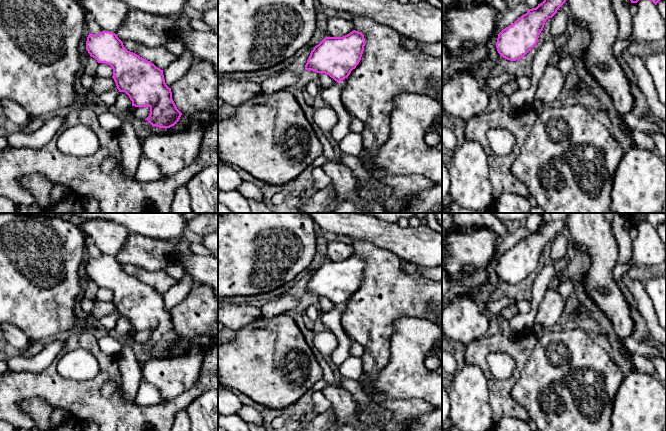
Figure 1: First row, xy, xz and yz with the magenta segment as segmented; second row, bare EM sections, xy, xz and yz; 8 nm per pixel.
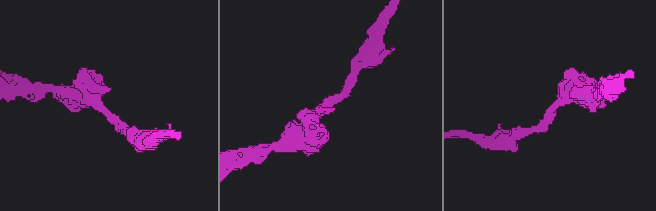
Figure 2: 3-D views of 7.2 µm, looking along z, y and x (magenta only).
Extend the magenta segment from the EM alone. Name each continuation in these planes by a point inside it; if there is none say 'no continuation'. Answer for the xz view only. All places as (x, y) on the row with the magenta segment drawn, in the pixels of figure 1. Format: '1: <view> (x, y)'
no continuation

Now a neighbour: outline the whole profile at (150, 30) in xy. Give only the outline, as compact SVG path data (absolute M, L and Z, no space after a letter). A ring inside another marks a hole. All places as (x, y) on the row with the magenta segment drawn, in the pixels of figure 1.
M131 8L115 34L122 42L131 40L148 47L164 46L179 37L173 17L152 15Z

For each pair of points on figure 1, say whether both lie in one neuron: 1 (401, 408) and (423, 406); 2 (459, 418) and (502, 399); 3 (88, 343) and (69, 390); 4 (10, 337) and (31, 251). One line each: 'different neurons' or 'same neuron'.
1: same neuron
2: different neurons
3: same neuron
4: different neurons

